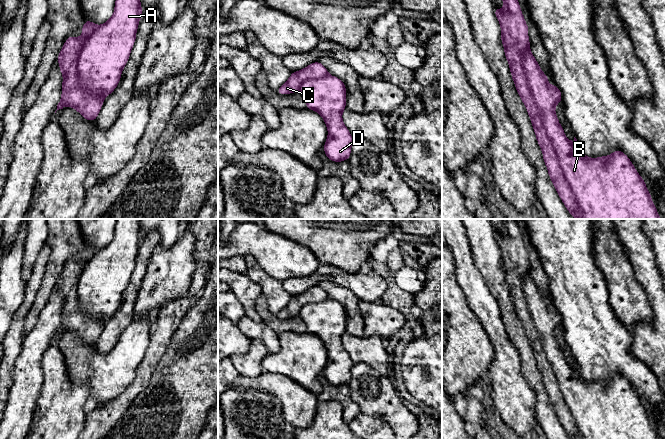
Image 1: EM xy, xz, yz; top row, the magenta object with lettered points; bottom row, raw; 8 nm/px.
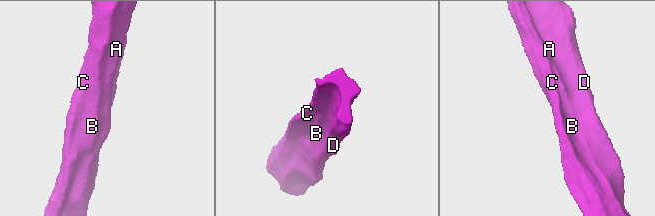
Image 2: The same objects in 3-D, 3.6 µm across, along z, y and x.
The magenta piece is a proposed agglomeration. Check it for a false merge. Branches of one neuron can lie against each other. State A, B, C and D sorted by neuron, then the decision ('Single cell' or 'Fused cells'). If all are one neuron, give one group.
Groups: A B D / C. Fused cells

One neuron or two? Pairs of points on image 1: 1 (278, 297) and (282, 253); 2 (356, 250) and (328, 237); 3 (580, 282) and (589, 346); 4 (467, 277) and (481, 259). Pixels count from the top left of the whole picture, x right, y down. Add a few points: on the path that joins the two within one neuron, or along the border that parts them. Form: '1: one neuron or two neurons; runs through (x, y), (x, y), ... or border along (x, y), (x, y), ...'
1: two neurons; border along (260, 267), (281, 282)
2: one neuron; runs through (349, 243), (343, 237), (335, 237)
3: one neuron; runs through (582, 298), (583, 327), (586, 330)
4: two neurons; border along (469, 243), (474, 264), (488, 286)

